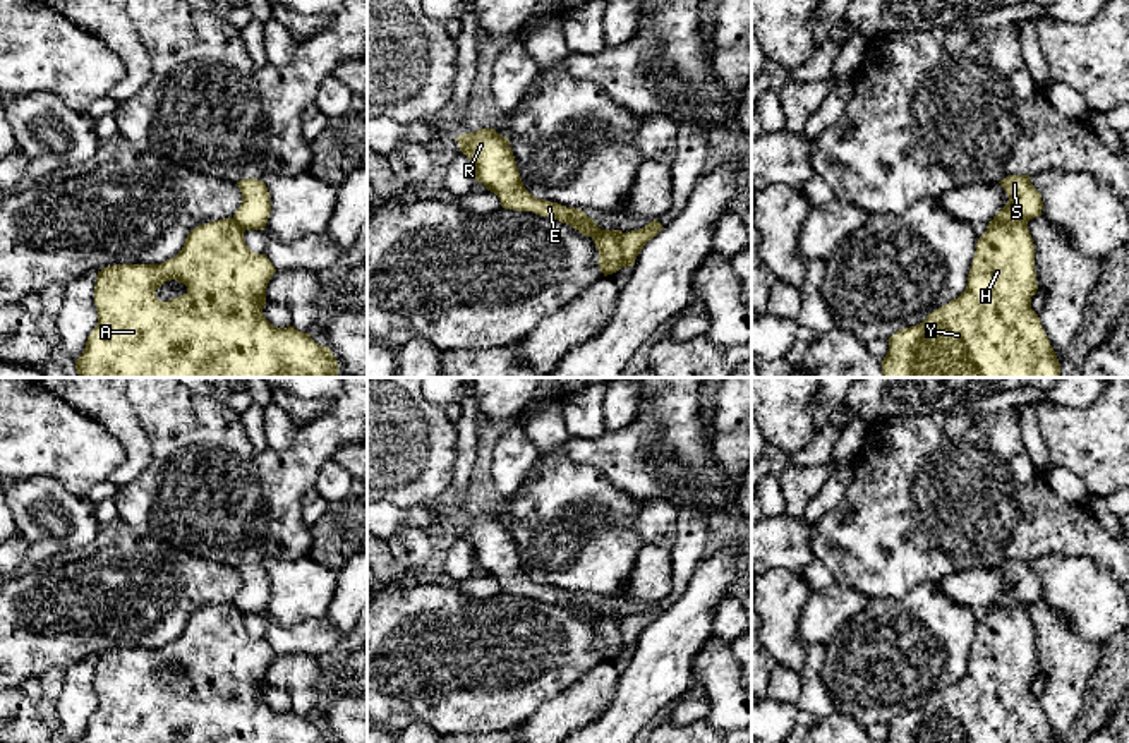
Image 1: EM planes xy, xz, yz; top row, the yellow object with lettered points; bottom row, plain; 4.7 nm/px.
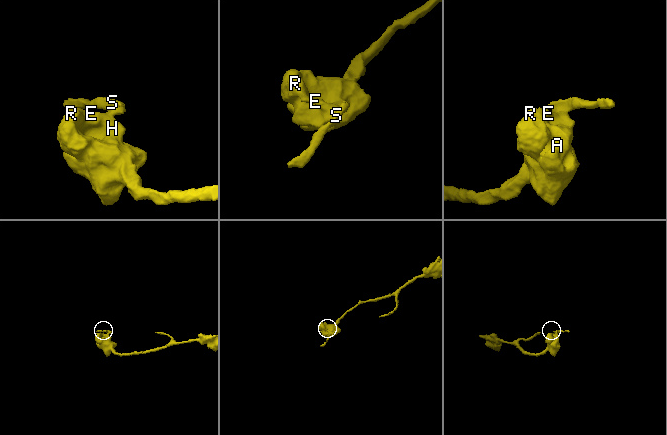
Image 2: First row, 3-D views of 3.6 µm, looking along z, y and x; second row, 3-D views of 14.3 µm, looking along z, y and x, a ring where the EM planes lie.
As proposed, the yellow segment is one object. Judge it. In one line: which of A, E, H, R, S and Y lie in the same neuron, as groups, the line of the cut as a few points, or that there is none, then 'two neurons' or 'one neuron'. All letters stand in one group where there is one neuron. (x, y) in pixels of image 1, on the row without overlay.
A E H R Y / S; cut in yz along (992, 604), (1026, 606); two neurons

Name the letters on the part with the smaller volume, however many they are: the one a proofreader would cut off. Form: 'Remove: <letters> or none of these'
Remove: S

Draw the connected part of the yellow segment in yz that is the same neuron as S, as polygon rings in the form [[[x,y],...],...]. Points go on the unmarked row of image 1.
[[[1009,559],[999,568],[1007,577],[1009,587],[993,601],[993,606],[1029,606],[1041,601],[1043,585],[1040,577],[1033,571],[1029,559]]]

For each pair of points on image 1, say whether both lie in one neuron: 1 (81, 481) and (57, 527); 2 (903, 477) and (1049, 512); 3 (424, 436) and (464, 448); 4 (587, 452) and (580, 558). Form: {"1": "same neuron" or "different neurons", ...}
{"1": "different neurons", "2": "same neuron", "3": "different neurons", "4": "different neurons"}

